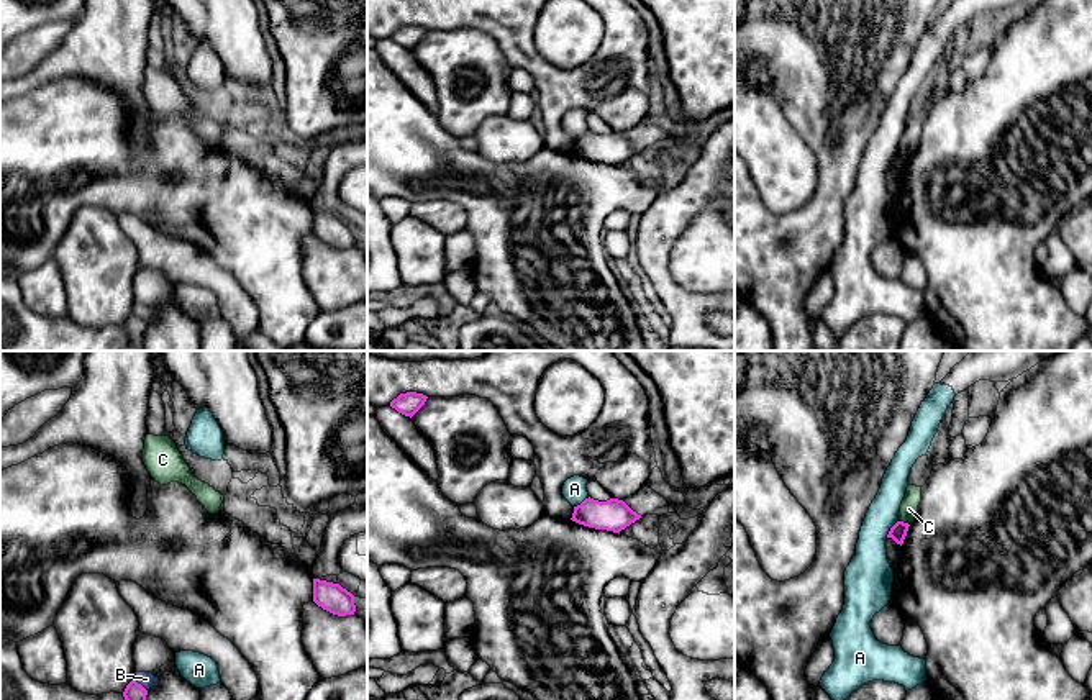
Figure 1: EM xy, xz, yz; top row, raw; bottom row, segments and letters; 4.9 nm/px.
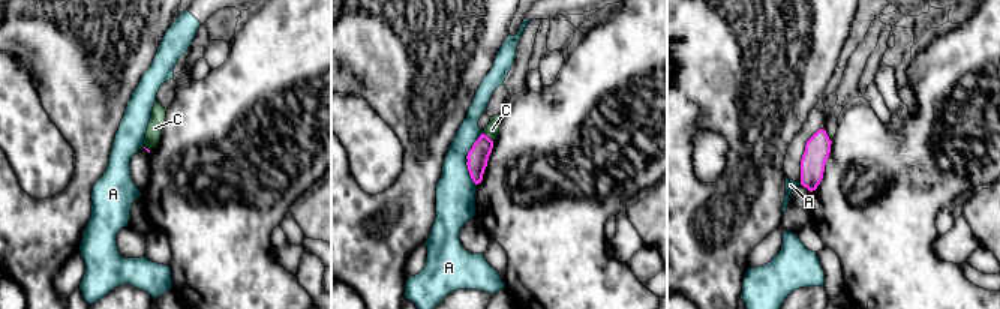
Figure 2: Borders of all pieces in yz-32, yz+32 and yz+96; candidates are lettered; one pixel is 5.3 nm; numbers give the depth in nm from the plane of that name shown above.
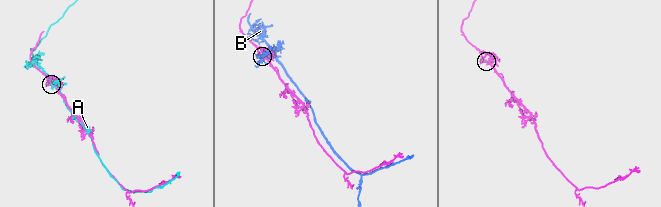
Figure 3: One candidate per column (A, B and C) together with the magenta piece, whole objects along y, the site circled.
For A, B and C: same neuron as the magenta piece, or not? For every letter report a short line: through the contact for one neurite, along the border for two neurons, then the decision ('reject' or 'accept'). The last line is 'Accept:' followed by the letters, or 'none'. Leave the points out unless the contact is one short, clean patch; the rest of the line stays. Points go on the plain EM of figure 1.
A: reject
B: reject
C: yz (899, 153), (909, 158) | reject
Accept: none

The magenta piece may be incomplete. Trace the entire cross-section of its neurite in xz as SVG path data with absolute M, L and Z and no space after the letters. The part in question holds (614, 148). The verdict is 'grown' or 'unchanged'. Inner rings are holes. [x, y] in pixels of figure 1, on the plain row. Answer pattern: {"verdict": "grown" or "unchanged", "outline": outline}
{"verdict": "unchanged", "outline": "M589 130L574 139L571 152L589 161L620 166L639 151L641 148L633 144L623 133L598 134Z"}

